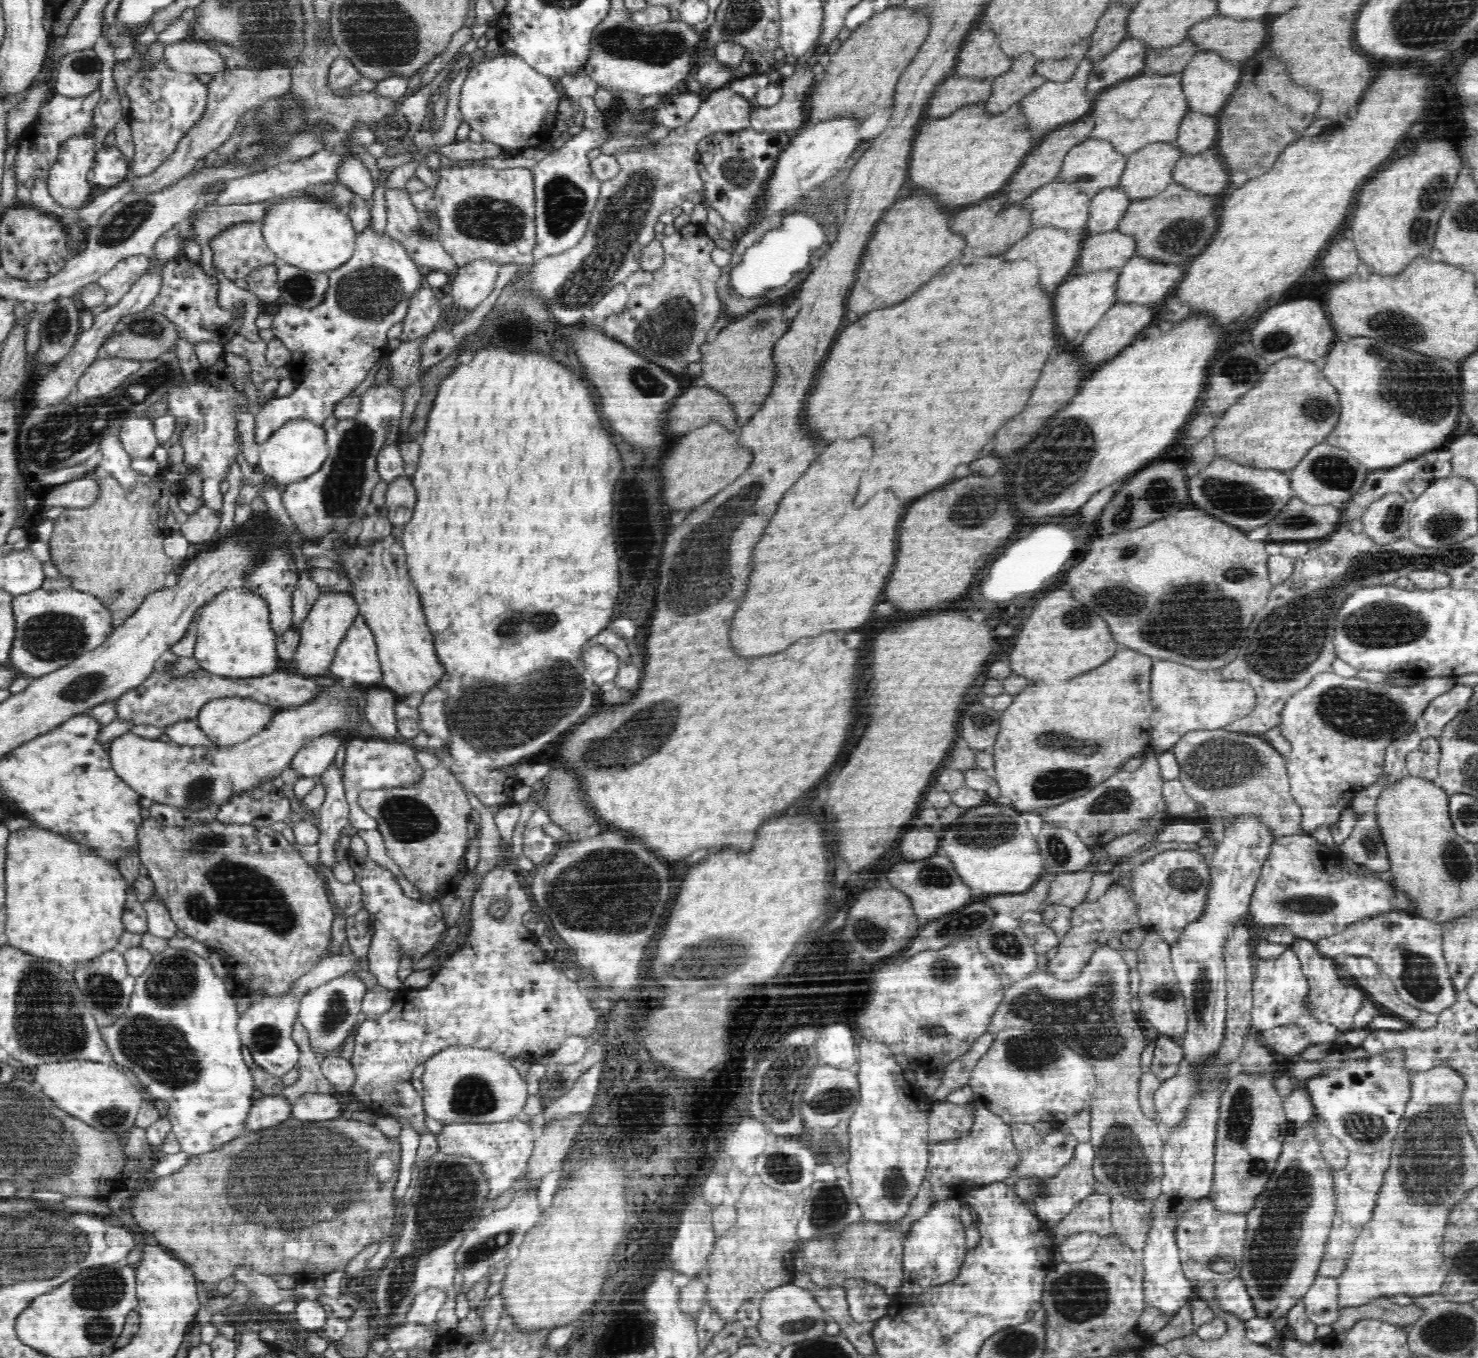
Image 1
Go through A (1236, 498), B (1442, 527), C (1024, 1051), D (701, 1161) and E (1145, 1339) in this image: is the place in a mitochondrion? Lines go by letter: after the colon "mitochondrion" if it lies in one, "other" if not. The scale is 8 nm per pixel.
A: mitochondrion
B: mitochondrion
C: mitochondrion
D: other
E: other

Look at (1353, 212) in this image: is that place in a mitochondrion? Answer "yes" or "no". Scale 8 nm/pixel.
no

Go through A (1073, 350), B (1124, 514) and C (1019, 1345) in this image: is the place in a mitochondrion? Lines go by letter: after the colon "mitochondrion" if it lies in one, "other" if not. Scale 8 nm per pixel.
A: other
B: mitochondrion
C: mitochondrion

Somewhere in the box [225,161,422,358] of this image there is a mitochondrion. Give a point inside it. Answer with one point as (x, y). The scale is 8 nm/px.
(369, 294)

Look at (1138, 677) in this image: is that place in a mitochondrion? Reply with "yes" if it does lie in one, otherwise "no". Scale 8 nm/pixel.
yes

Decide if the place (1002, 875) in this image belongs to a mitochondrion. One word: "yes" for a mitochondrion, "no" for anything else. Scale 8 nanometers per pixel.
no

